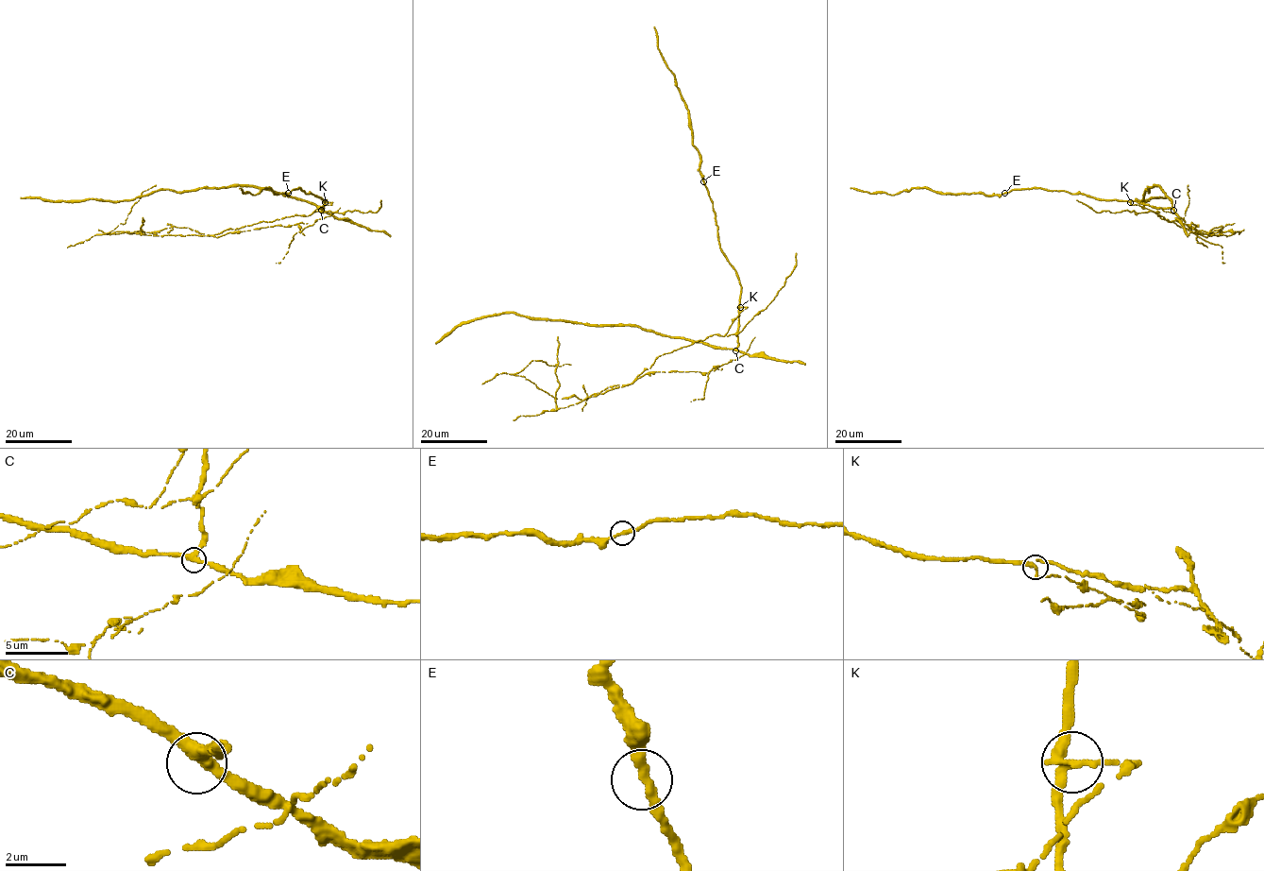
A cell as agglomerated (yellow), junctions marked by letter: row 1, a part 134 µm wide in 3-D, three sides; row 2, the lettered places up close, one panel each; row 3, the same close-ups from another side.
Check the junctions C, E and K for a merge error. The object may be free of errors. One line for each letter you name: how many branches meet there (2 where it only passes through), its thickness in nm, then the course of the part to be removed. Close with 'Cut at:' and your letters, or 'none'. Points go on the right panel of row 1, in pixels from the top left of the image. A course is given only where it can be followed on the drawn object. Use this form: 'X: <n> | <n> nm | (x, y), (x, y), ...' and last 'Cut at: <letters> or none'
K: 3 | 240 nm | (1130, 202), (1183, 228), (1208, 235), (1231, 235), (1229, 231), (1221, 230), (1200, 234), (1185, 227), (1188, 185)
Cut at: K

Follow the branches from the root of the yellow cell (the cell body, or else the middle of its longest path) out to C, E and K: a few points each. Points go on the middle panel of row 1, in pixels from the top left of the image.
C: (731, 325), (738, 315), (735, 350)
E: (731, 325), (739, 315), (740, 284), (735, 270), (719, 247), (713, 203), (703, 181)
K: (731, 325), (739, 315), (740, 307)

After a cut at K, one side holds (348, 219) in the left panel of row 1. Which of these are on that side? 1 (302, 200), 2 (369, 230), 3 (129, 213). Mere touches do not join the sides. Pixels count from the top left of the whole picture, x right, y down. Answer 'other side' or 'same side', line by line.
1: same side
2: same side
3: other side

